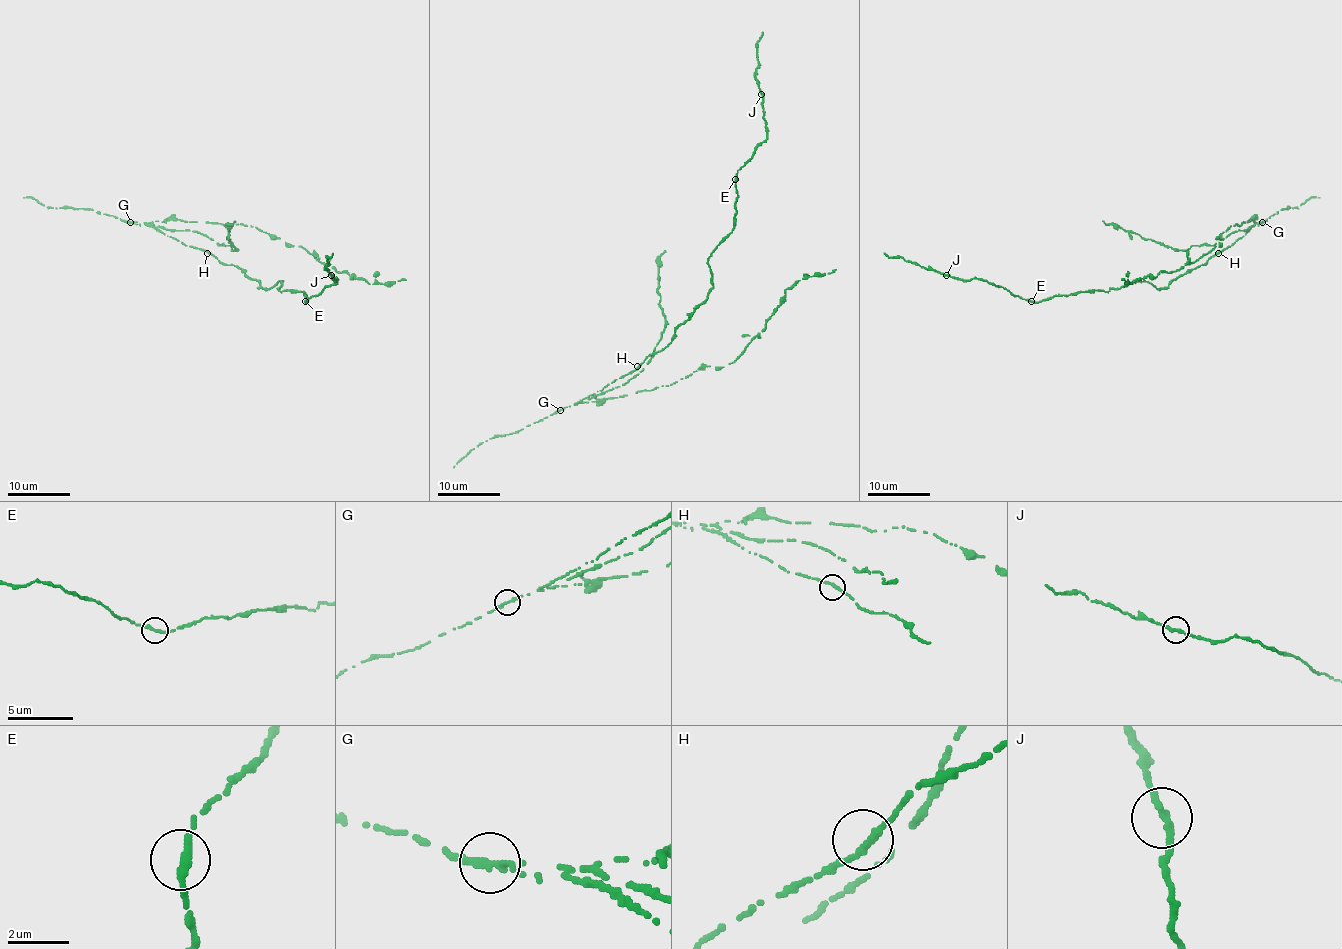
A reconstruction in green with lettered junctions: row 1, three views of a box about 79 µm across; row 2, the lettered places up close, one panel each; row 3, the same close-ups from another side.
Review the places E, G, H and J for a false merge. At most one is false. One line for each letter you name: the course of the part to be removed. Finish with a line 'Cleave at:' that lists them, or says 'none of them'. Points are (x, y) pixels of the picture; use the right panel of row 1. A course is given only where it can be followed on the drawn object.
G: (1262, 221), (1236, 224), (1218, 237), (1220, 245), (1173, 272), (1160, 272), (1130, 284), (1121, 279)
Cleave at: G

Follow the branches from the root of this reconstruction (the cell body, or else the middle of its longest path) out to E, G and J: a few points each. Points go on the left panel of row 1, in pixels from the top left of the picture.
E: (209, 251), (262, 287), (283, 281), (281, 292), (300, 290), (305, 301)
G: (209, 251), (185, 245), (144, 223), (130, 221)
J: (209, 251), (262, 287), (283, 281), (281, 292), (300, 290), (305, 301), (334, 284), (331, 275)

